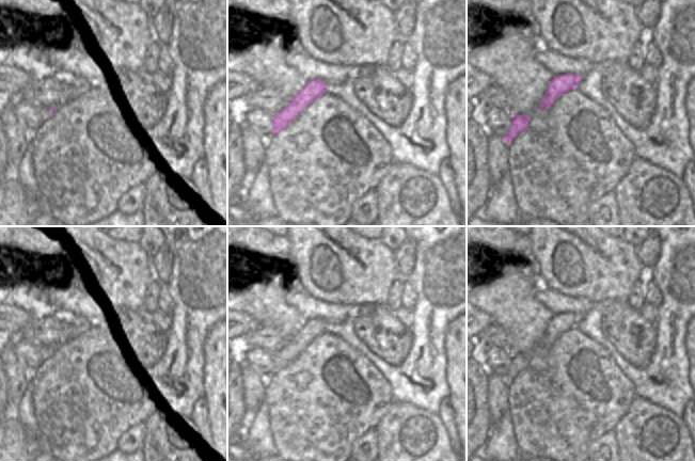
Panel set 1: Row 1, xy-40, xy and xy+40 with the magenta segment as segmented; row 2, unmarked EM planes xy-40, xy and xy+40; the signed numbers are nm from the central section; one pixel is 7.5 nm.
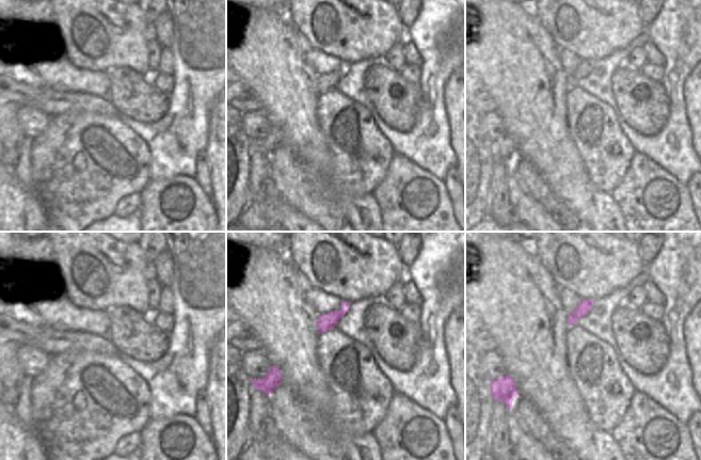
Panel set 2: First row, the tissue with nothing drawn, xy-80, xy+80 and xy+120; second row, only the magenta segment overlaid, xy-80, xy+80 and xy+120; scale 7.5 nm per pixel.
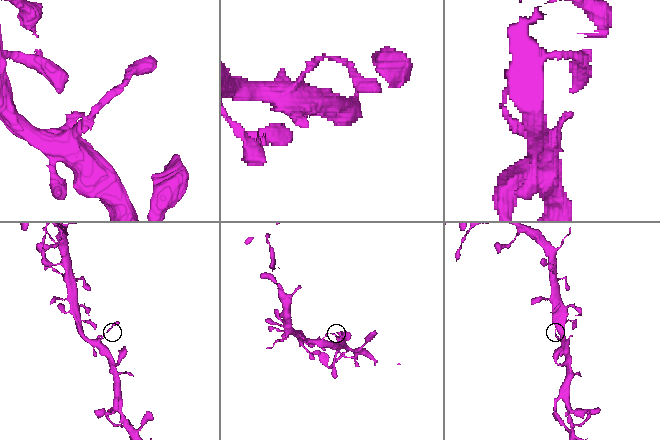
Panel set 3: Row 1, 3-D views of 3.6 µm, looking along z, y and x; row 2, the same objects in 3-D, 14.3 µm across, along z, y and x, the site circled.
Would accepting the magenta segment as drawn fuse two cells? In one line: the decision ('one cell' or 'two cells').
one cell

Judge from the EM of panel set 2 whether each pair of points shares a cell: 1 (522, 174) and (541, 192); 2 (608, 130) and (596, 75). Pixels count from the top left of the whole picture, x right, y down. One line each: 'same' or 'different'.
1: same
2: different

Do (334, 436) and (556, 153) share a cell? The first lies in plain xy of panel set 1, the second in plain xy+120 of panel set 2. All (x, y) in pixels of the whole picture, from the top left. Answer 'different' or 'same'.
different

